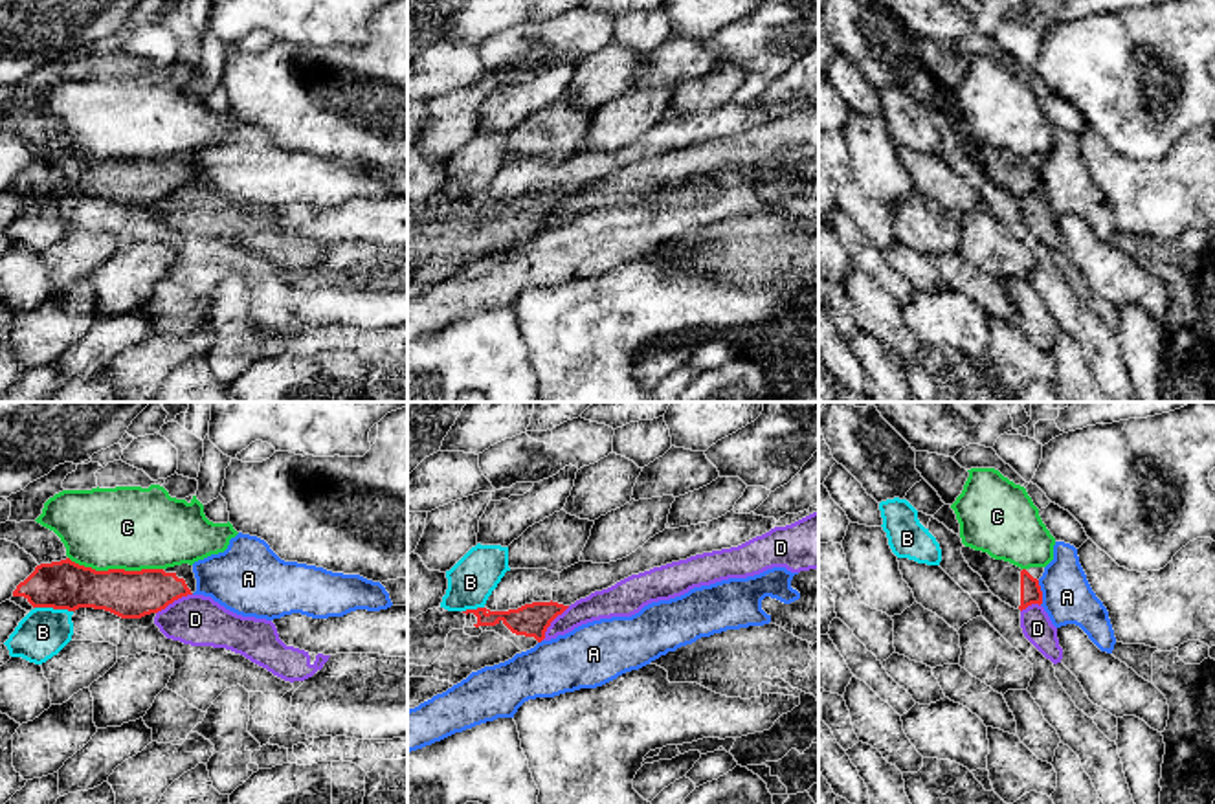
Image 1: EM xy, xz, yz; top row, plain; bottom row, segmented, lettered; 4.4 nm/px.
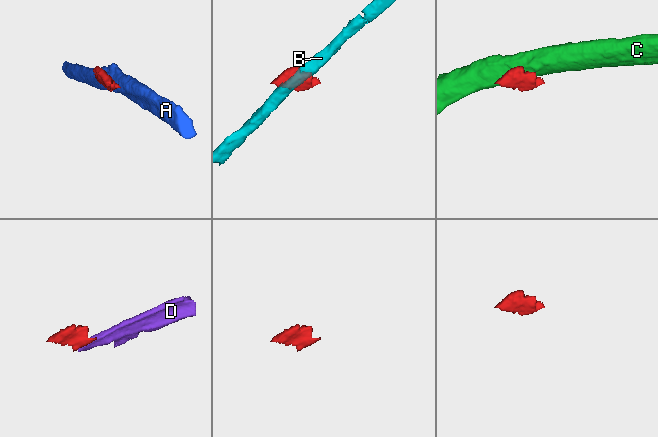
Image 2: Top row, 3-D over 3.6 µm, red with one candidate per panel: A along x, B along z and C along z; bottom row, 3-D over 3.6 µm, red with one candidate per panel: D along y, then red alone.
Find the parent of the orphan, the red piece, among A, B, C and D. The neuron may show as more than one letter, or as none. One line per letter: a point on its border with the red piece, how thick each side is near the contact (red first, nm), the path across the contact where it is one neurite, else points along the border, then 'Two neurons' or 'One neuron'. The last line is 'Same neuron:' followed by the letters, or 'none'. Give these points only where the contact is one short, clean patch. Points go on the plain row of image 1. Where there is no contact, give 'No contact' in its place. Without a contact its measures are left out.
A: Touches red at yz (1041, 182). Thickness 100 nm (red) against 220 nm. Boundary: yz (1037, 169), (1041, 193). Two neurons
B: Touches red at xy (54, 197). Thickness 220 nm (red) against 220 nm. Two neurons
C: Touches red at xy (116, 158). Thickness 220 nm (red) against 360 nm. Two neurons
D: Touches red at xy (173, 189). Thickness 200 nm (red) against 220 nm. Boundary: xy (191, 182), (175, 188), (156, 202). Two neurons
Same neuron: none

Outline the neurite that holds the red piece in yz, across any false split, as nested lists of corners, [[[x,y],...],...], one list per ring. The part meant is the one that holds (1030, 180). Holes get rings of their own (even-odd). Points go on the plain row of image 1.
[[[962,136],[969,156],[982,165],[989,180],[1015,198],[1042,193],[1042,180],[1035,163],[1009,151],[995,149],[987,141]]]

